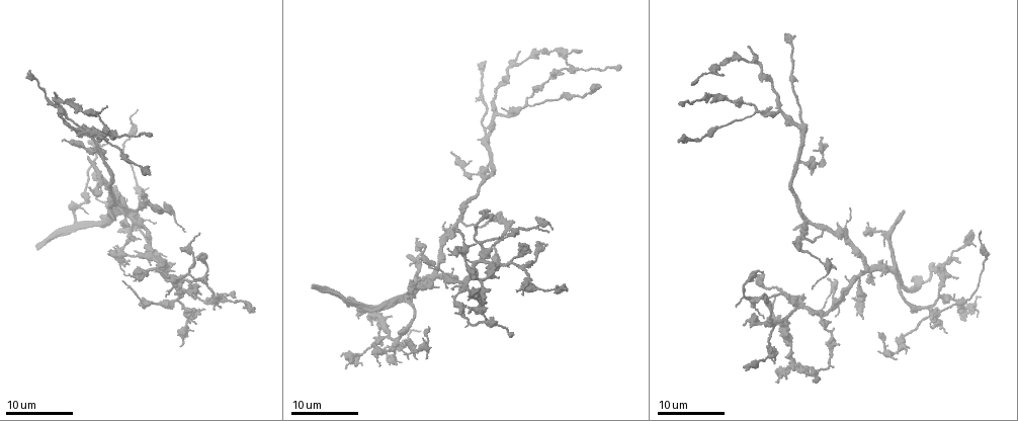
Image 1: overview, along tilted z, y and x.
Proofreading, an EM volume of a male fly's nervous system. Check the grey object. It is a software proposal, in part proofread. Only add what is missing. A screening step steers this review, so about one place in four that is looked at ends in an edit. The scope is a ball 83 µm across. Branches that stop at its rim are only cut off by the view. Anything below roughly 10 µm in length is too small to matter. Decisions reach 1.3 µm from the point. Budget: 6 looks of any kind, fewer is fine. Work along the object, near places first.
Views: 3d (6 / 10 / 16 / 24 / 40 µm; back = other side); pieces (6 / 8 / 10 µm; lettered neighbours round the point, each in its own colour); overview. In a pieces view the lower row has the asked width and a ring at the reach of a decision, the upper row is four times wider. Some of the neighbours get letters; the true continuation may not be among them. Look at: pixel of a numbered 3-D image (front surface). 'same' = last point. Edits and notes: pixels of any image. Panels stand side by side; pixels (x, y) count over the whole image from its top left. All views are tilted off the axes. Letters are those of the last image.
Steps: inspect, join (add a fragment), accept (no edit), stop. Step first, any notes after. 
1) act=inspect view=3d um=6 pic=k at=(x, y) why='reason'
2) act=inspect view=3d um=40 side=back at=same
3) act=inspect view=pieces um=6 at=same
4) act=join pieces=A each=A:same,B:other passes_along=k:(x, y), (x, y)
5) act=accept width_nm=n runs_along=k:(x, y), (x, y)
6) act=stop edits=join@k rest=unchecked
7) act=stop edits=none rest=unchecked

act=inspect view=3d um=24 pic=1 at=(408, 254)

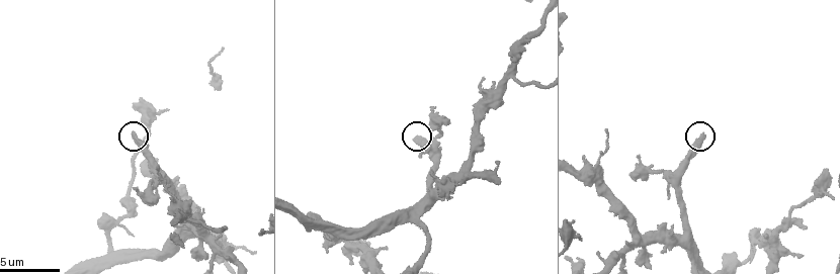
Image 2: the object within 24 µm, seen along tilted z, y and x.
act=inspect view=pieces um=8 pic=2 at=(132, 134)

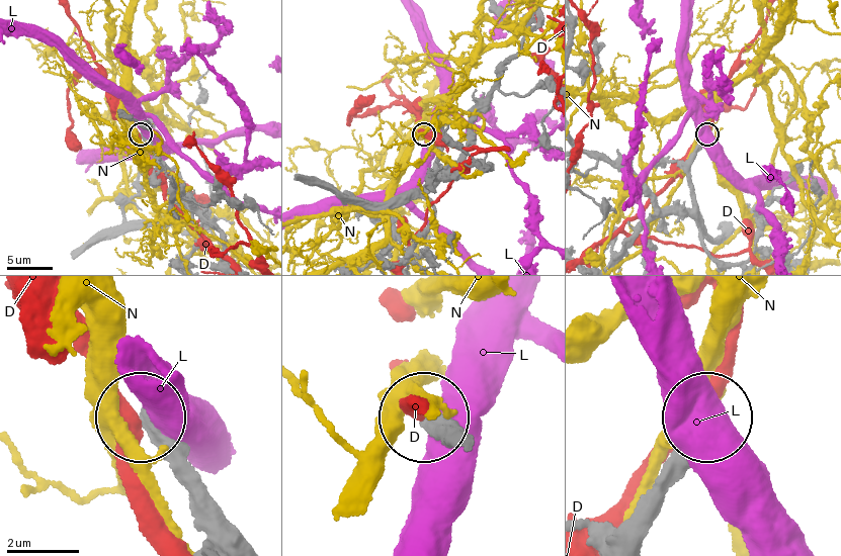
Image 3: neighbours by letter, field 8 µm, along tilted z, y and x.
act=accept width_nm=290 each=D:other,L:other,N:other found='no lettered fragment goes on from it'

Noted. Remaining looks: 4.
act=inspect view=pieces um=6 pic=2 at=(527, 39) why='branch stops here'

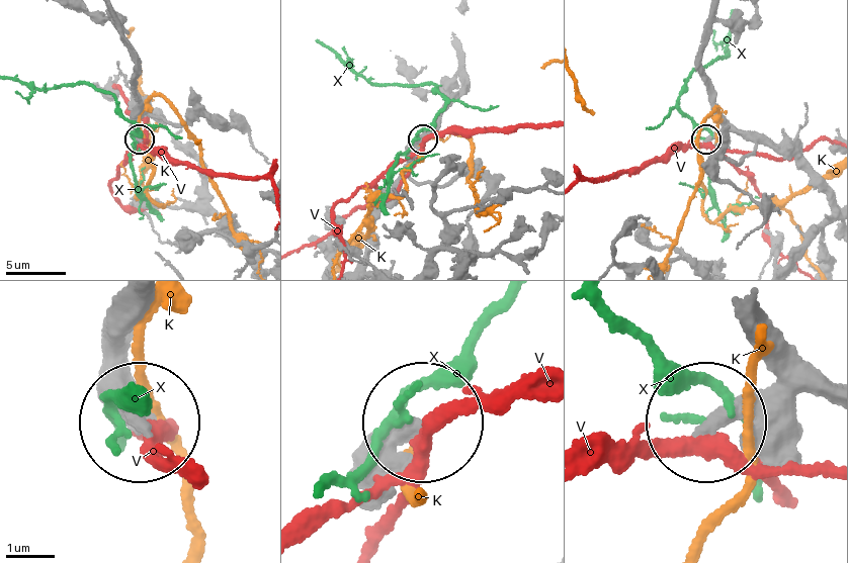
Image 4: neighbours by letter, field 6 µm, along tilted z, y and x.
act=accept each=K:other,V:other,X:other runs_along=4:(827, 397), (774, 389), (714, 416) found='none of them fits'

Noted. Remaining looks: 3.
act=inspect view=3d um=16 pic=1 at=(409, 299) why='free end'

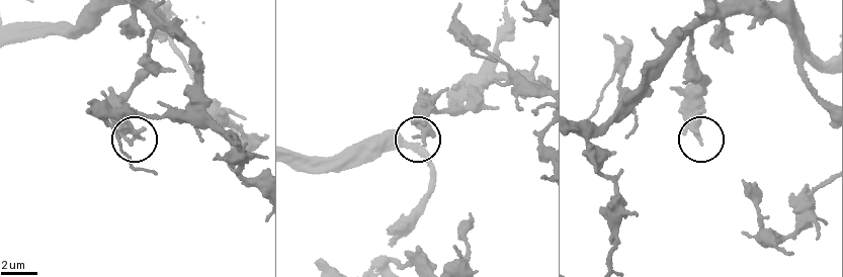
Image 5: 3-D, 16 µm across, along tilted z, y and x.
act=inspect view=pieces um=10 pic=5 at=(422, 142)

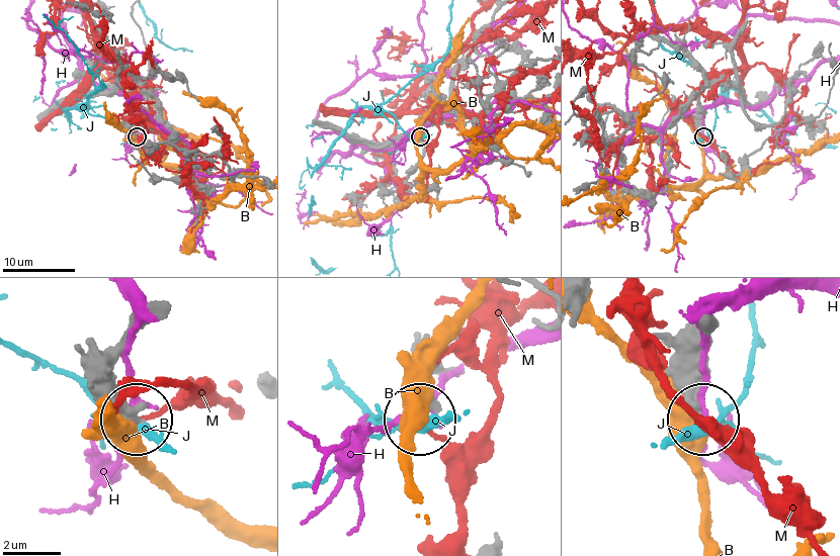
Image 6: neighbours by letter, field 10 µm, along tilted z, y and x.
act=accept width_nm=250 each=B:other,H:other,J:other,M:other found='none of them fits'

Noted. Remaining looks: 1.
act=stop edits=none rest=unchecked

